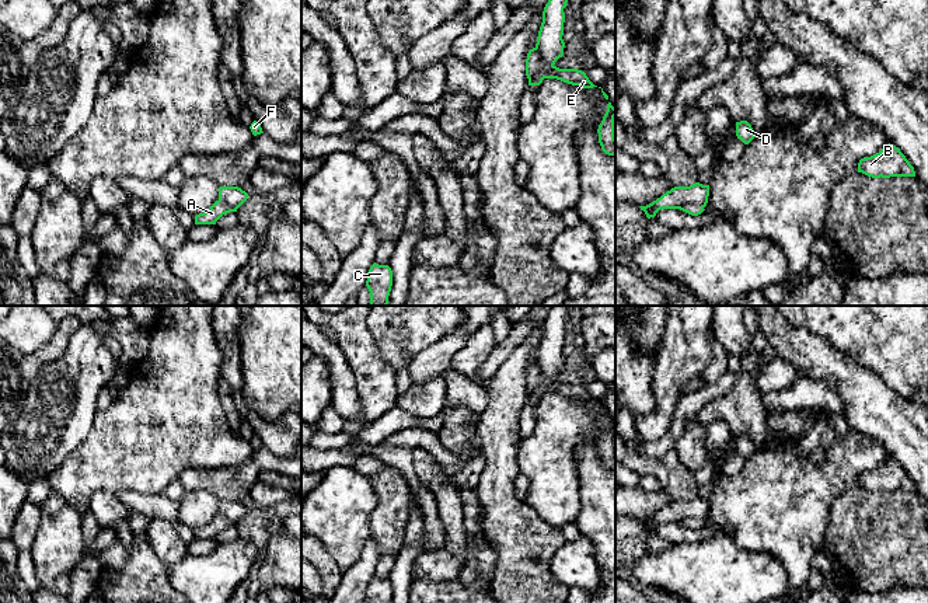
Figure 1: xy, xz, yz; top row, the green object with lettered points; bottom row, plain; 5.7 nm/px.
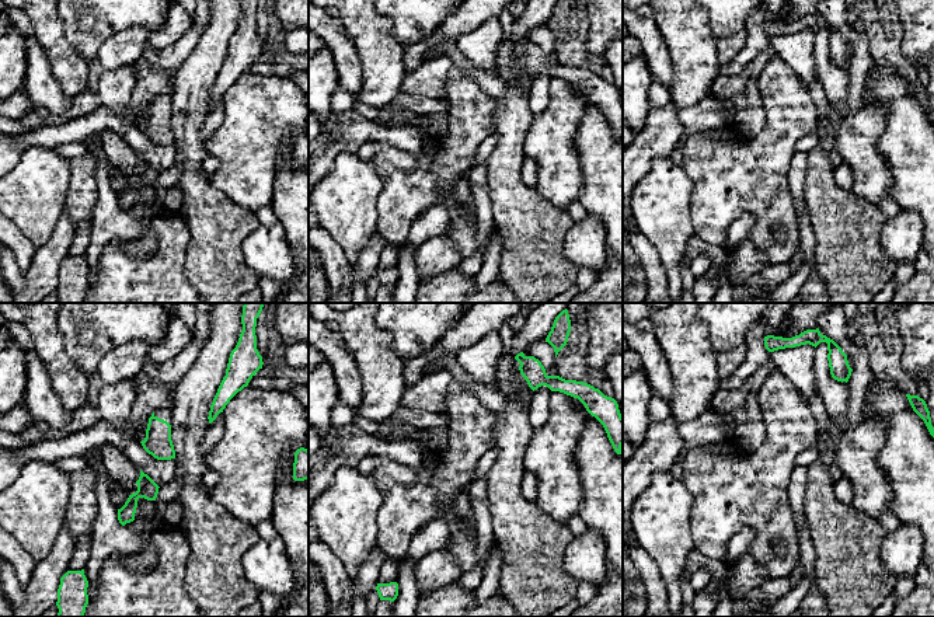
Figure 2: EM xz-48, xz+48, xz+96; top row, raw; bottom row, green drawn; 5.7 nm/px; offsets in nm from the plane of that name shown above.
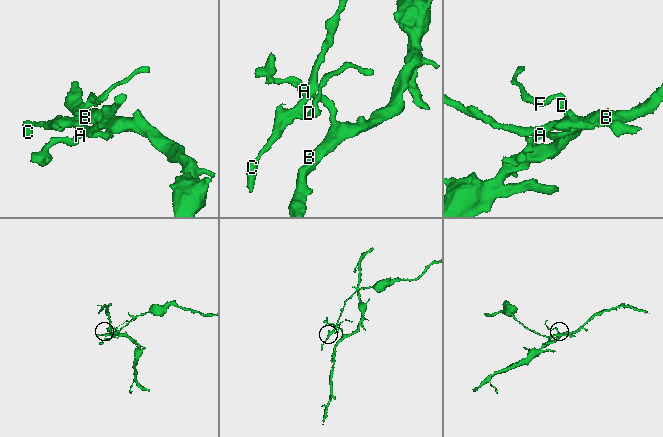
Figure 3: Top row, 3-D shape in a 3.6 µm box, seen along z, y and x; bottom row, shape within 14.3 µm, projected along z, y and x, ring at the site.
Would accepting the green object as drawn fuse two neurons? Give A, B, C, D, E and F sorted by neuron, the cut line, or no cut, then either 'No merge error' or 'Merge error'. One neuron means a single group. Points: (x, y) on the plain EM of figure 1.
Groups: A B E / C D F. Split along xz (534, 362), (540, 372), (553, 380). Merge error

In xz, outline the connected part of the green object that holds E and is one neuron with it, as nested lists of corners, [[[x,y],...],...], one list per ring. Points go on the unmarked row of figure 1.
[[[535,362],[530,363],[526,373],[526,390],[543,390],[544,393],[557,393],[564,397],[579,400],[582,402],[593,402],[594,400],[585,386],[578,383],[559,383],[557,380],[547,380]]]

